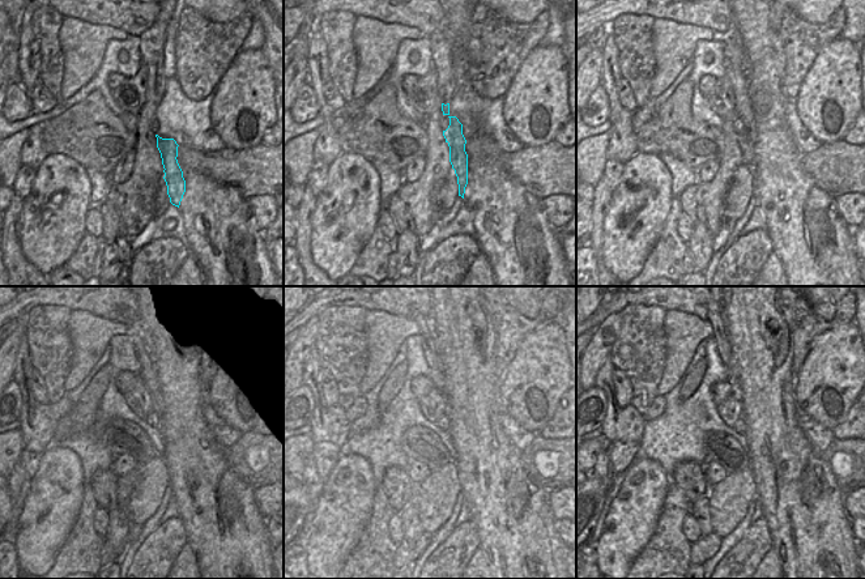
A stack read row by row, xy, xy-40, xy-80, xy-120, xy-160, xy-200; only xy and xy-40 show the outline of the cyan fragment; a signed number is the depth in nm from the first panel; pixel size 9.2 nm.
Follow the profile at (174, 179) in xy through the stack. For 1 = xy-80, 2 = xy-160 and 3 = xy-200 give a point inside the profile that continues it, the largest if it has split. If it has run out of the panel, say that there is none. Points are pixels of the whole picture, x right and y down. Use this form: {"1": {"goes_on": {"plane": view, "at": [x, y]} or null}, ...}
{"1": {"goes_on": {"plane": "xy-80", "at": [744, 111]}}, "2": {"goes_on": {"plane": "xy-160", "at": [437, 374]}}, "3": {"goes_on": {"plane": "xy-200", "at": [718, 326]}}}

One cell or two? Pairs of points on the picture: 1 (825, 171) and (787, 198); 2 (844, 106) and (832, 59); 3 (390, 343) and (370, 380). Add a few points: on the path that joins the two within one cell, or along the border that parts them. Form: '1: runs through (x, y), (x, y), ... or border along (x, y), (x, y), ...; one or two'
1: border along (801, 154), (801, 166), (834, 199); two
2: runs through (834, 94), (834, 71); one
3: runs through (382, 352), (374, 371); one

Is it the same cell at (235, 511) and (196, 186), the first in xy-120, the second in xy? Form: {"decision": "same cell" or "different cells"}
{"decision": "same cell"}

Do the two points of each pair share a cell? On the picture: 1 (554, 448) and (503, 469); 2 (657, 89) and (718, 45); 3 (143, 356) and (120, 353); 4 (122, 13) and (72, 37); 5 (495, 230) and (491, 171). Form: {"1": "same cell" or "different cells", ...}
{"1": "different cells", "2": "different cells", "3": "different cells", "4": "different cells", "5": "same cell"}

